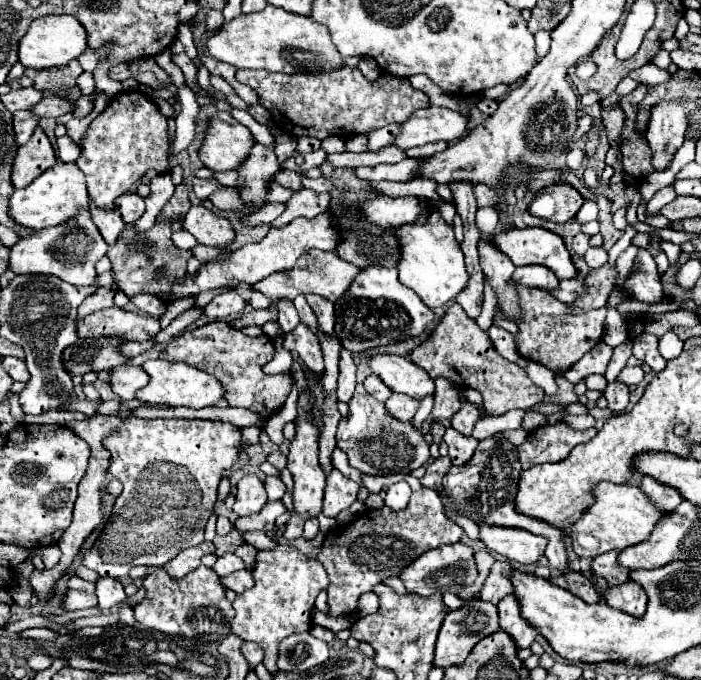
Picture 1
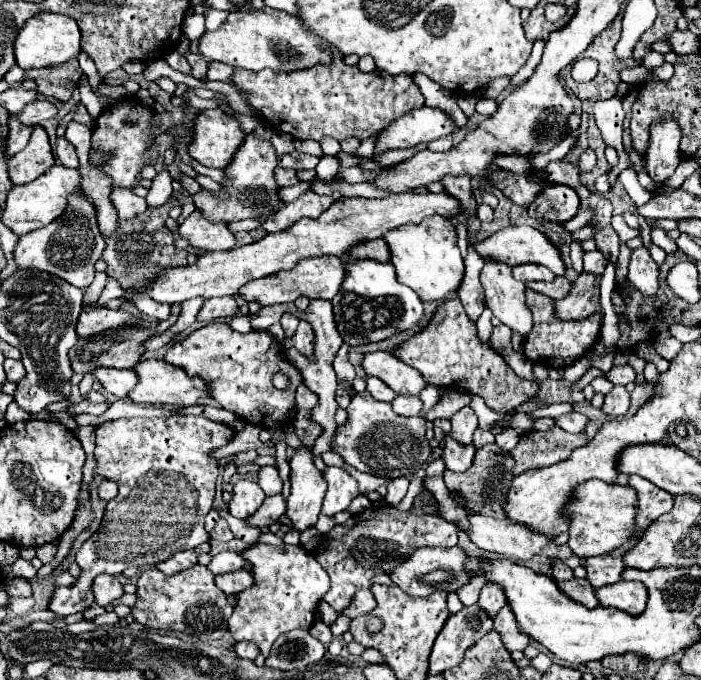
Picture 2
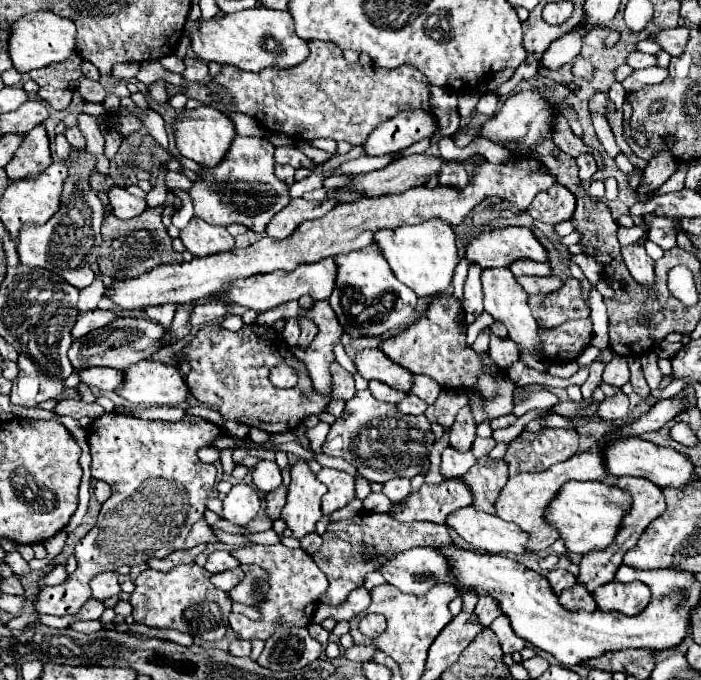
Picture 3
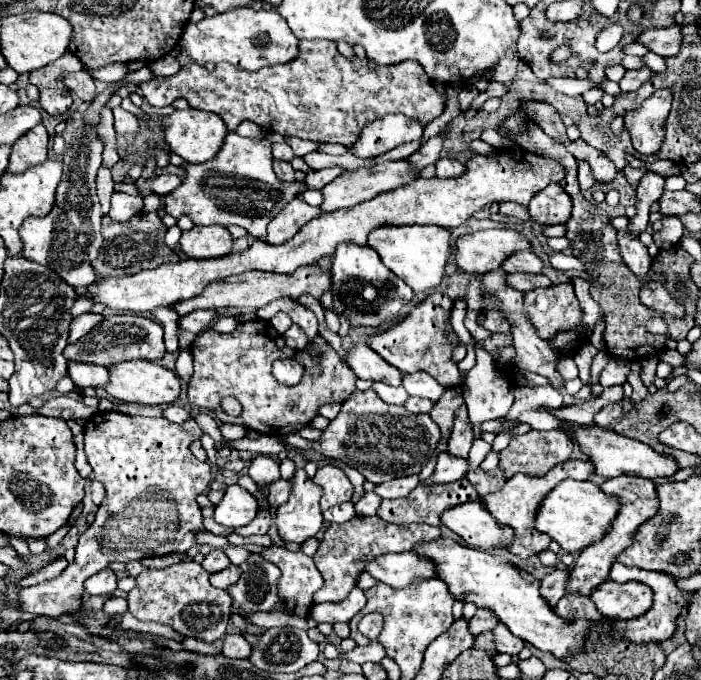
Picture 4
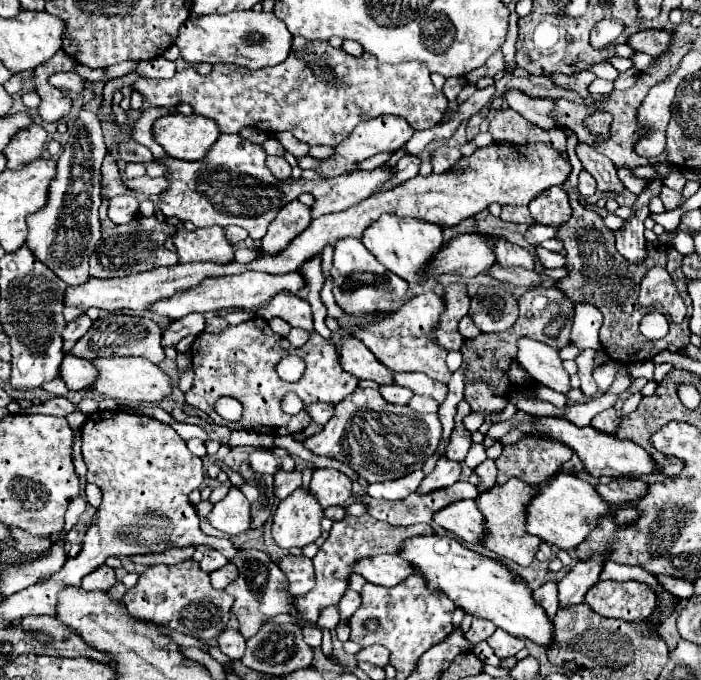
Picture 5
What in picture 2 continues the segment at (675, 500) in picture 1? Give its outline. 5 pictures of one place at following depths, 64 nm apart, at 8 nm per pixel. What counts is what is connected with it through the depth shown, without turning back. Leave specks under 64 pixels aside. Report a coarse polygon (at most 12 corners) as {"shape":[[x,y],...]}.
{"shape":[[630,476],[638,492],[636,528],[640,532],[672,508],[672,494],[650,480]]}

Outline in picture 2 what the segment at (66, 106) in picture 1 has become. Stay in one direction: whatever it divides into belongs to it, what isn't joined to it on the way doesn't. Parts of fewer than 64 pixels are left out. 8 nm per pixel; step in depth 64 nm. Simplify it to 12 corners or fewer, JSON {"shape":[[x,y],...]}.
{"shape":[[36,100],[16,118],[24,126],[36,126],[56,116],[56,104]]}

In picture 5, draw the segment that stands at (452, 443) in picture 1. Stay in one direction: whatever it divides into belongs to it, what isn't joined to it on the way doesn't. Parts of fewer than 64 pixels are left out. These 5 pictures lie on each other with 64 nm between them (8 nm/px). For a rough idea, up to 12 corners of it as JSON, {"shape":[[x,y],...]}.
{"shape":[[440,458],[418,494],[448,488],[460,478],[460,464]]}

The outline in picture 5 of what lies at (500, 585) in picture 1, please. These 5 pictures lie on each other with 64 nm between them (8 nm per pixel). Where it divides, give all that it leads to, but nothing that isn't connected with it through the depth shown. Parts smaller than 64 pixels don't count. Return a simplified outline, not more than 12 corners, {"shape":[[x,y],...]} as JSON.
{"shape":[[474,620],[464,636],[470,644],[488,640],[494,630],[488,620]]}

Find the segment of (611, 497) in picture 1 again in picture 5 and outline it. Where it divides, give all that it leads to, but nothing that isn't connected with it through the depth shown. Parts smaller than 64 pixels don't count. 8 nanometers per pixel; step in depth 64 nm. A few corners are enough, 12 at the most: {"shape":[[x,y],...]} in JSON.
{"shape":[[556,472],[526,504],[526,532],[572,550],[608,502]]}

